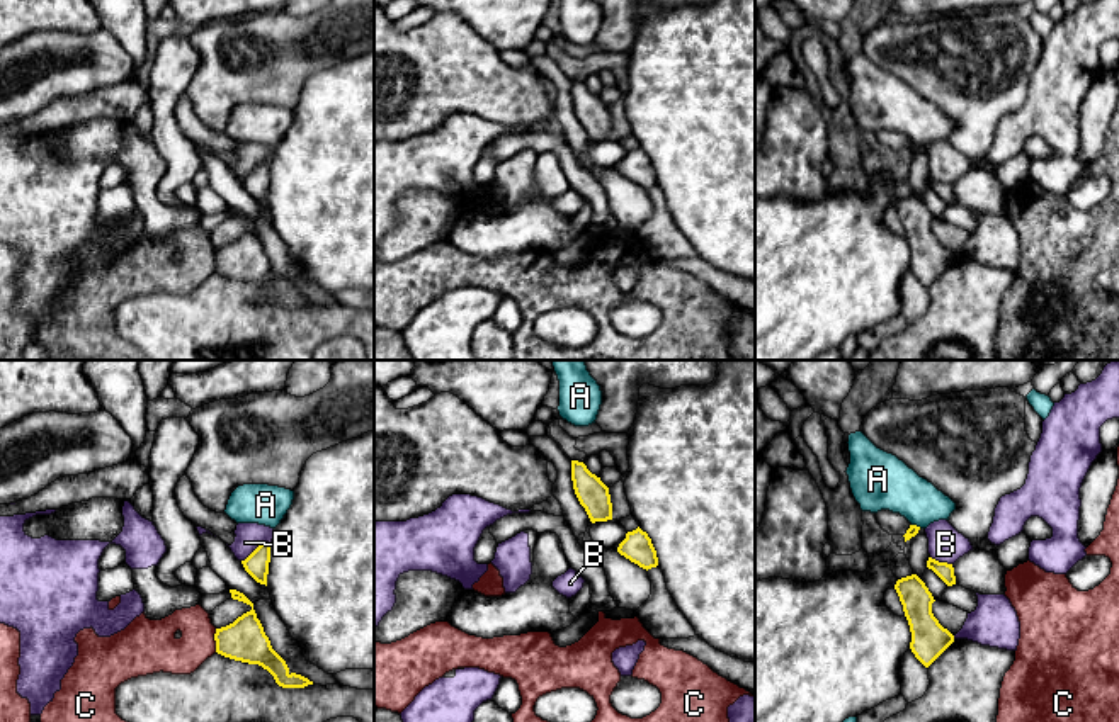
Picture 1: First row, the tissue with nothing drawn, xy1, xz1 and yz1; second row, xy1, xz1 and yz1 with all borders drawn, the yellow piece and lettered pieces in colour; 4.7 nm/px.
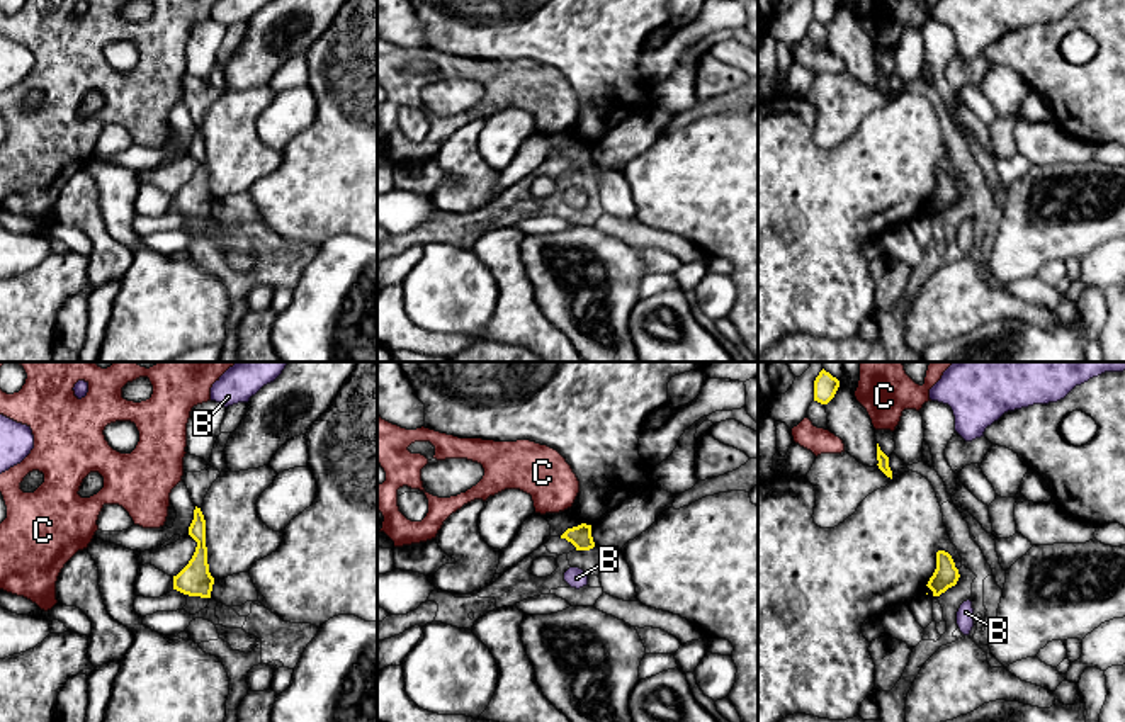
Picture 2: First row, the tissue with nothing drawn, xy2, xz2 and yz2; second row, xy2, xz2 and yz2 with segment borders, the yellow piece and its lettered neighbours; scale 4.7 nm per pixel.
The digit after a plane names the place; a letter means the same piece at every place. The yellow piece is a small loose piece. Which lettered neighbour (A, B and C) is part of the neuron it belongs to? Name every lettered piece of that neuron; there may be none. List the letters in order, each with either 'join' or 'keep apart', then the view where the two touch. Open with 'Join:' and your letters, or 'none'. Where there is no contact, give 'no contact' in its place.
Join: B
A: keep apart; meets yellow in yz1
B: join; meets yellow in xy1
C: keep apart; meets yellow in xy1

